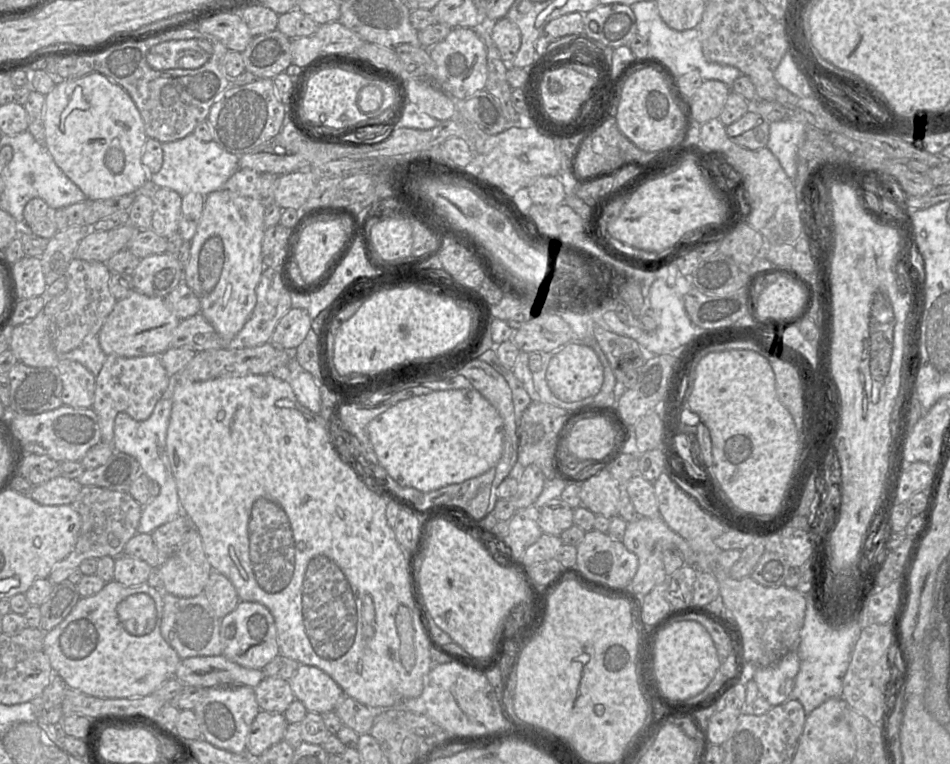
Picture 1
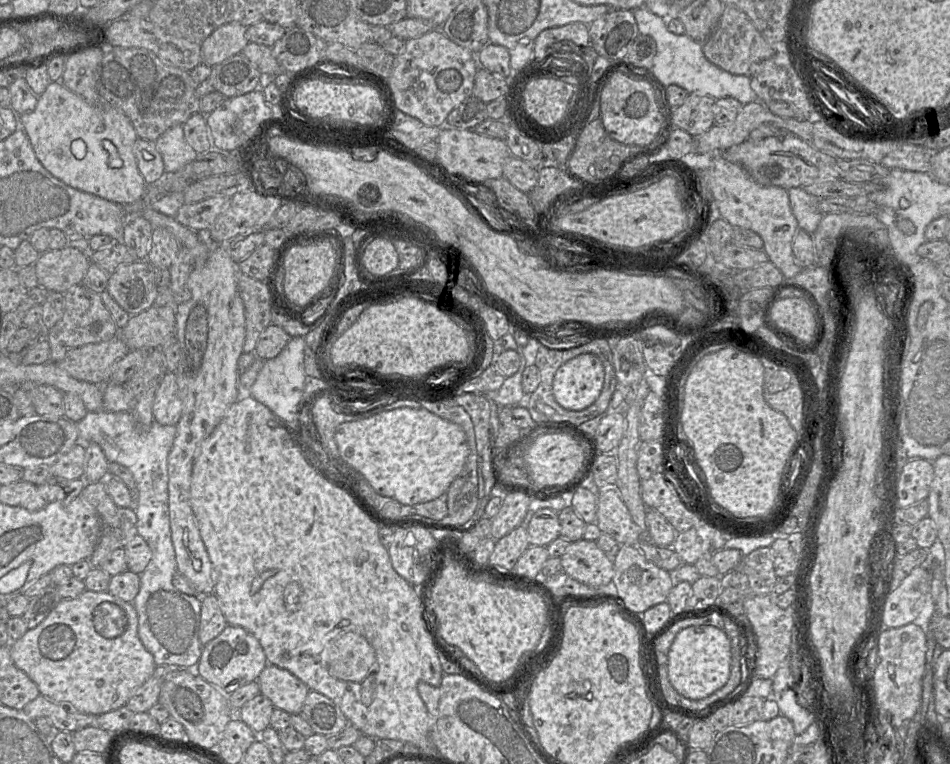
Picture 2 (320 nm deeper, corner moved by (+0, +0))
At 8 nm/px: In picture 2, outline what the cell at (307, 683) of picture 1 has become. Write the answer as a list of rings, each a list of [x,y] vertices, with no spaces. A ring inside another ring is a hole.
[[[267,664],[258,676],[257,682],[259,684],[260,693],[266,696],[275,708],[282,709],[290,715],[301,713],[304,701],[310,689],[288,670]]]

